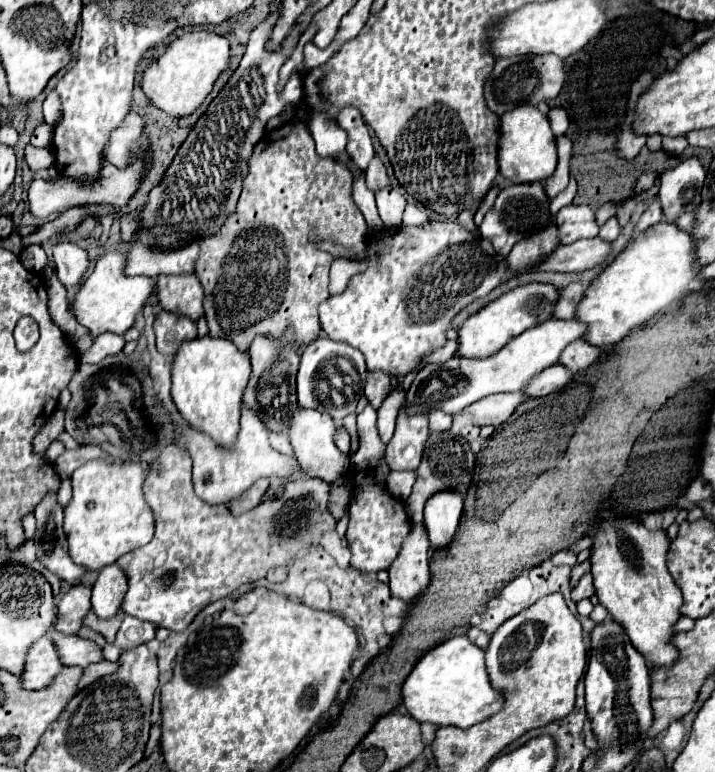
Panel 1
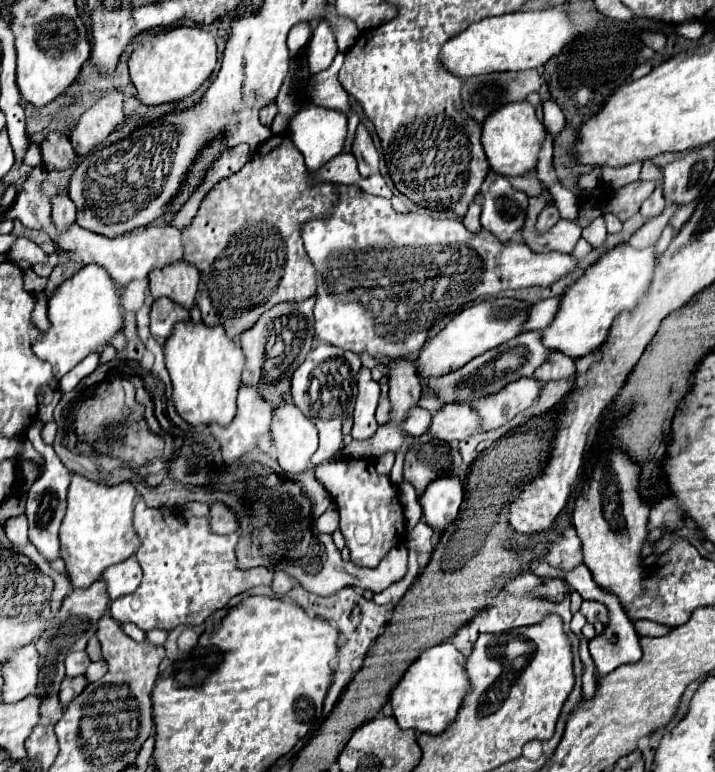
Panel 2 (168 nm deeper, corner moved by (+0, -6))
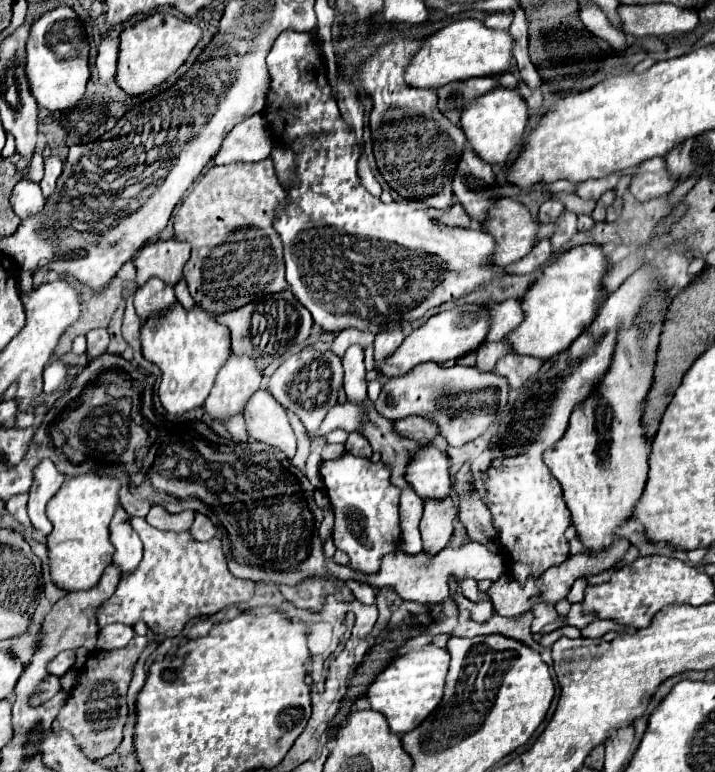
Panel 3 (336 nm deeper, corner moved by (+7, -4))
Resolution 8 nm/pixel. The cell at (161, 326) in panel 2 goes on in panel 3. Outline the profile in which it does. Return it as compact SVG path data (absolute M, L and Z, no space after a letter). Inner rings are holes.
M149 278L143 286L135 292L135 310L145 320L149 314L161 312L175 302L173 286L165 284L159 278Z

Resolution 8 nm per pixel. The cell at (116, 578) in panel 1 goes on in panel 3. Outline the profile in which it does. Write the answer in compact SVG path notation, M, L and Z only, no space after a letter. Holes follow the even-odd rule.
M119 506L115 510L115 516L111 520L109 532L111 532L111 544L115 546L113 562L121 566L123 574L129 574L129 570L135 570L143 556L143 544L137 532L131 528L129 514Z

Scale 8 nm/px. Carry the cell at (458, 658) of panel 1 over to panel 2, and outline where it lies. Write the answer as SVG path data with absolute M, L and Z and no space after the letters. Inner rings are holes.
M442 642L424 650L420 658L412 662L398 686L392 690L390 704L400 728L440 734L456 720L468 692L470 678L466 672L466 658L452 646L452 642Z

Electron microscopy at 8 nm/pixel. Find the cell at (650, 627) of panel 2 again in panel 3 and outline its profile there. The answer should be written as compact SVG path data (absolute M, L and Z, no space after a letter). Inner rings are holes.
M593 620L587 628L581 630L581 638L599 638L603 636L605 632L609 630L617 630L619 626L615 622L609 622L609 620Z

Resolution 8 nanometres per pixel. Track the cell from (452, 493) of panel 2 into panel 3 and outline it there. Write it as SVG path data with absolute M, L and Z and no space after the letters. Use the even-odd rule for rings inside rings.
M425 444L413 454L405 478L421 498L445 498L451 492L447 454L435 444Z

